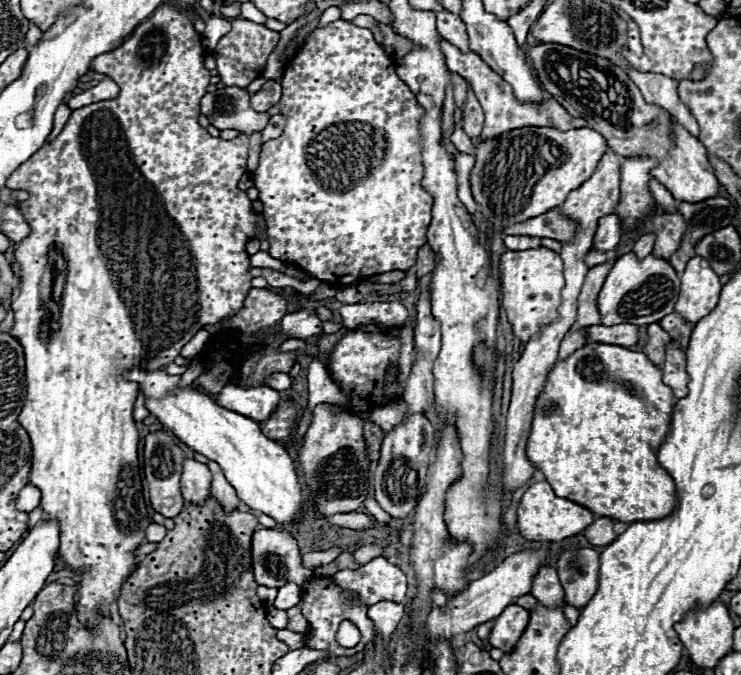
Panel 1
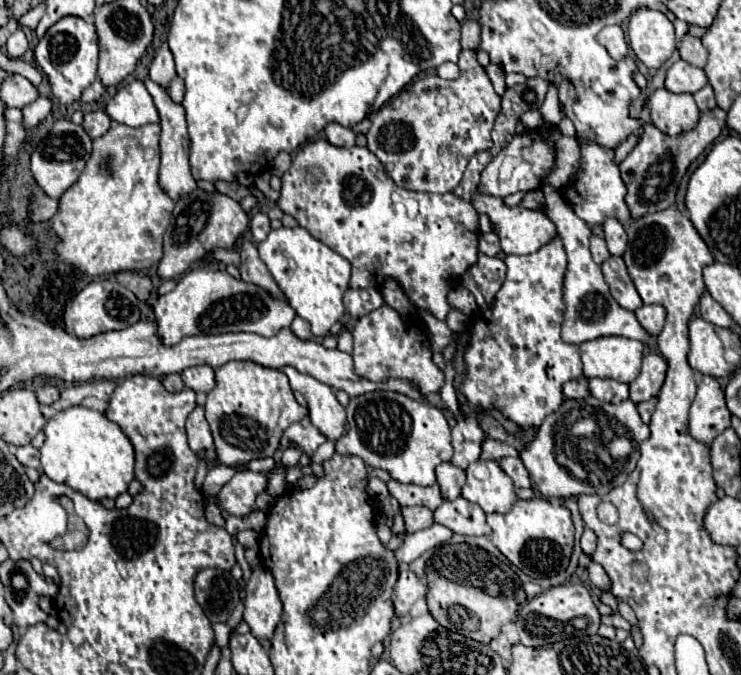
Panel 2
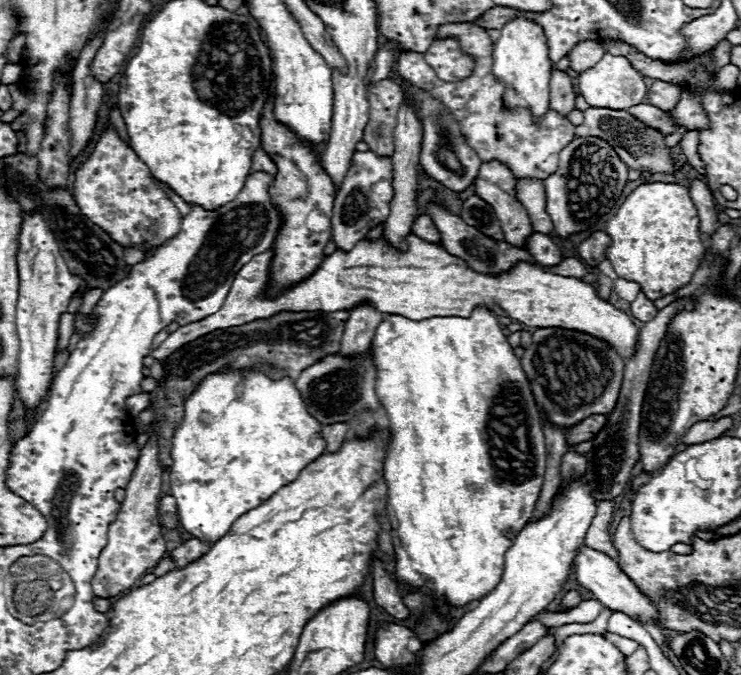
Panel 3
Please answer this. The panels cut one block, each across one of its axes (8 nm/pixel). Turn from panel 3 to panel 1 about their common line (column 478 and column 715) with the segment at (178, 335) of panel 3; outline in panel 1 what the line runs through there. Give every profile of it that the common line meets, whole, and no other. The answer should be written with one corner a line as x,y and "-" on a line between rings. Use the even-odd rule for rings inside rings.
694,256
690,258
680,280
682,286
676,302
676,312
688,322
698,322
716,308
722,290
720,278
704,258

